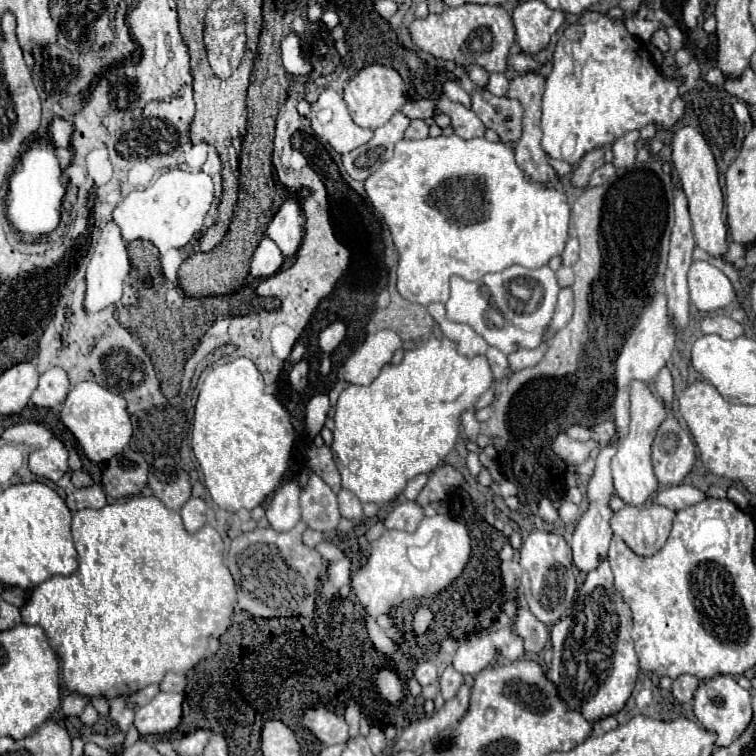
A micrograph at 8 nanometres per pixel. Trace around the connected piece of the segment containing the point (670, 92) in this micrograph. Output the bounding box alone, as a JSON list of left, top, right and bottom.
[541,12,685,164]

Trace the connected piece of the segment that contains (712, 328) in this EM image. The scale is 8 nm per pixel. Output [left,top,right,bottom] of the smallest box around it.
[701,314,743,340]

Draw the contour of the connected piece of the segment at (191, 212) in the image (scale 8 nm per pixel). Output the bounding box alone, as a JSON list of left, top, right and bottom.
[113,170,213,262]

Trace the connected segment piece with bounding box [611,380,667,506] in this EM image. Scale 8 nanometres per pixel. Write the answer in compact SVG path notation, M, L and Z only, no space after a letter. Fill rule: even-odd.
M631 382L631 424L627 436L619 442L619 448L611 460L611 472L613 472L613 484L619 498L623 498L627 504L643 506L647 504L659 490L659 482L653 474L651 466L651 444L655 438L655 432L659 424L667 418L665 402L653 394L653 390L645 382Z

